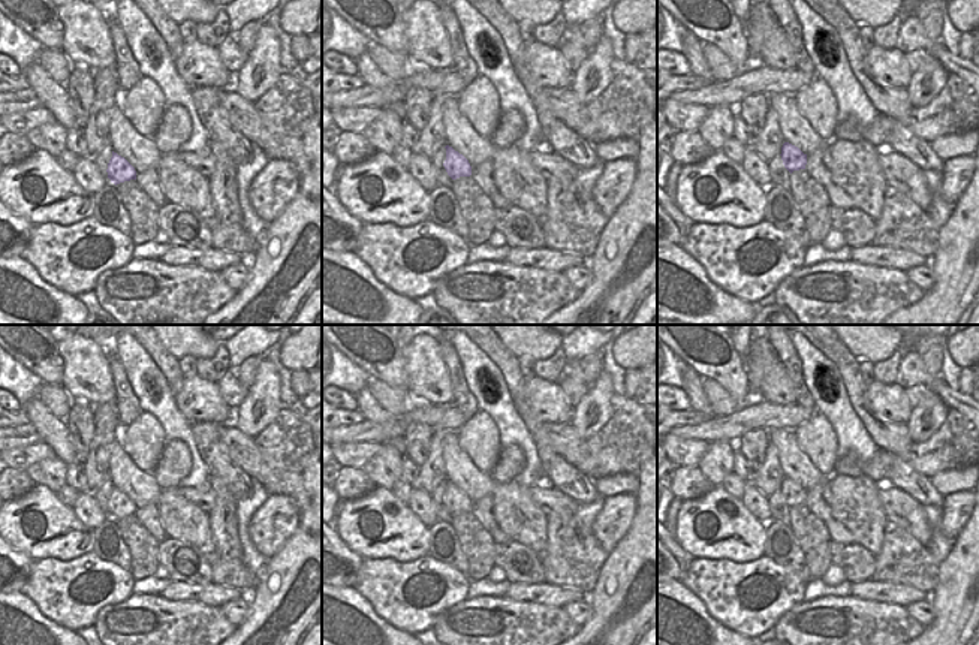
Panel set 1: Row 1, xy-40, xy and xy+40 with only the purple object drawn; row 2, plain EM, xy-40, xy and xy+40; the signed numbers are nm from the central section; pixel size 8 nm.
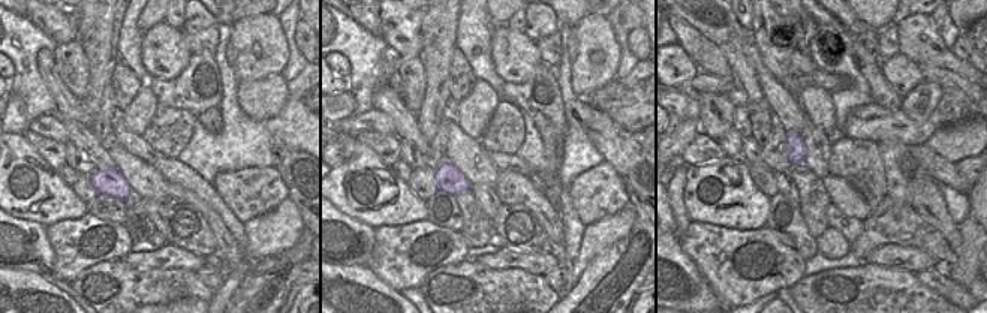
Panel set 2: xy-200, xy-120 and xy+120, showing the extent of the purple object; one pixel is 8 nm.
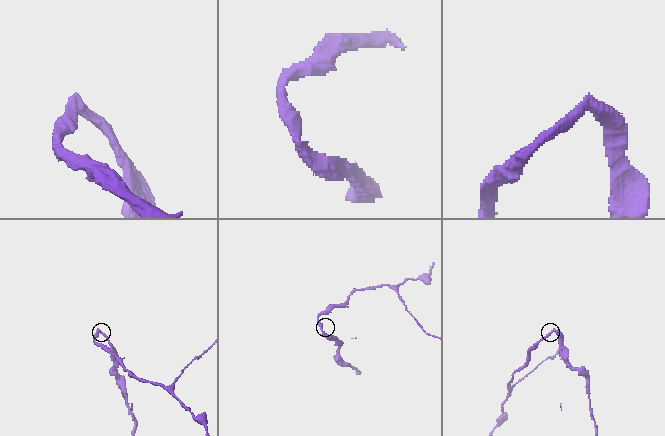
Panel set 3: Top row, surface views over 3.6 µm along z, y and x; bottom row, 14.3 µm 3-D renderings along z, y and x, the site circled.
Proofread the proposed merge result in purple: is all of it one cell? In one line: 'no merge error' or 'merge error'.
merge error

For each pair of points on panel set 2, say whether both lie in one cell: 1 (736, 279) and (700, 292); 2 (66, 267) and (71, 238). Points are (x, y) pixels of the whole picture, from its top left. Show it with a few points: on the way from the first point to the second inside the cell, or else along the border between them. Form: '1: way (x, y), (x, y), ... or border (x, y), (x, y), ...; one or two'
1: border (691, 258), (716, 297); two
2: way (68, 259), (68, 246); one

